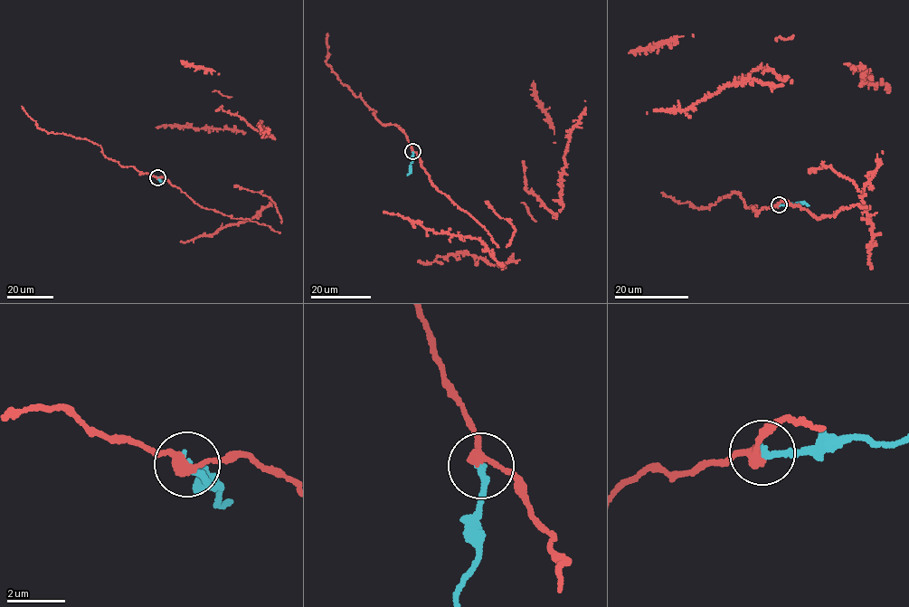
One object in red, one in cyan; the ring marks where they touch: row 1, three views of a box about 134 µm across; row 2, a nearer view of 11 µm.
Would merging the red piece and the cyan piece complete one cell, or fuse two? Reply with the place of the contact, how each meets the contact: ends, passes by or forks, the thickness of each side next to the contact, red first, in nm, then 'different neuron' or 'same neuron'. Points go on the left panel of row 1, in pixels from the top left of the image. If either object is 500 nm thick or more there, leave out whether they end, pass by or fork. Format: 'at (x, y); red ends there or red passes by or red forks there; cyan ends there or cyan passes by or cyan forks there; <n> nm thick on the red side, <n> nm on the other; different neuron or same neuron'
at (157, 177); red passes by; cyan ends there; 320 nm thick on the red side, 240 nm on the other; different neuron

